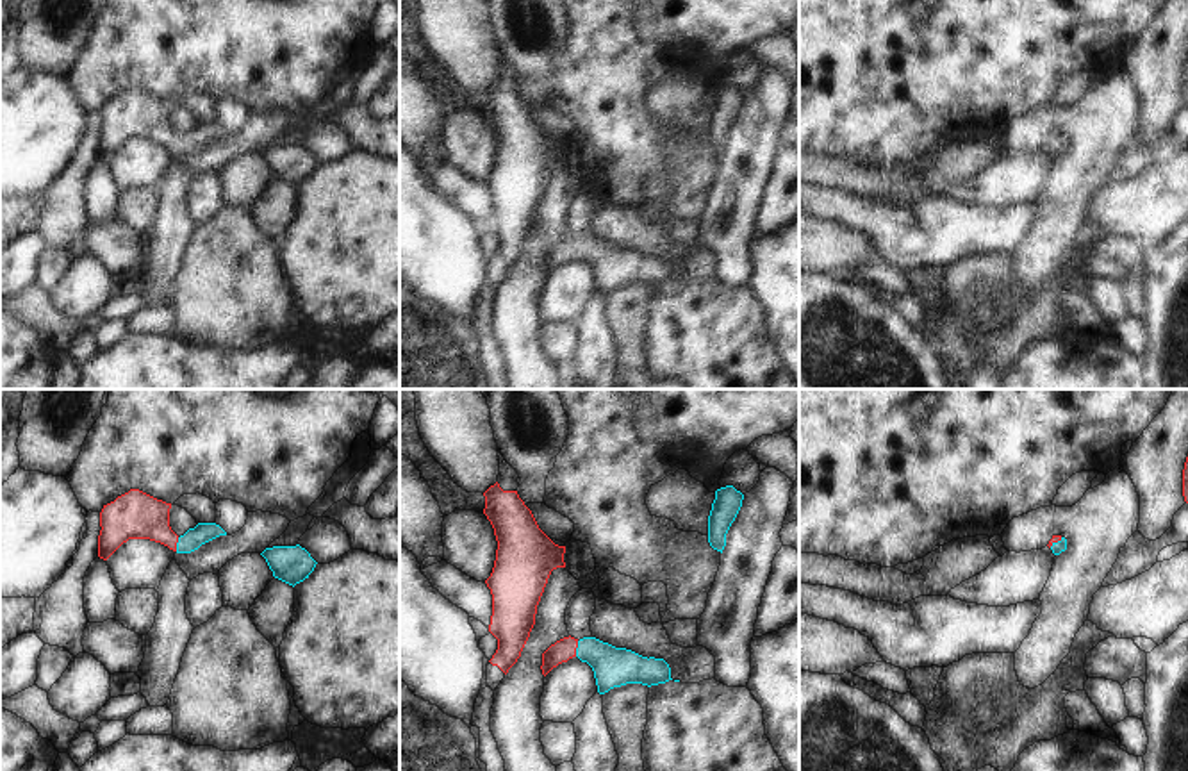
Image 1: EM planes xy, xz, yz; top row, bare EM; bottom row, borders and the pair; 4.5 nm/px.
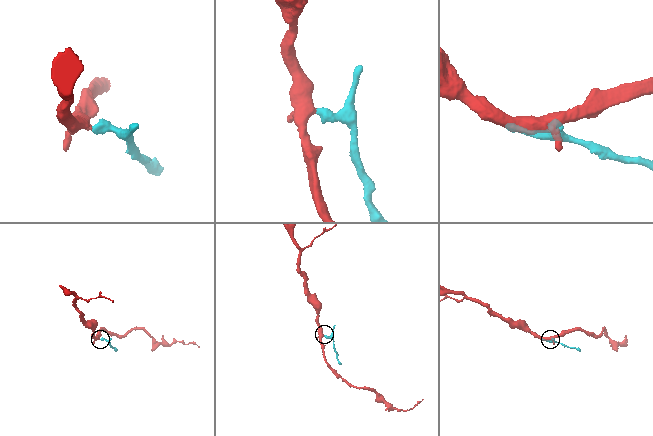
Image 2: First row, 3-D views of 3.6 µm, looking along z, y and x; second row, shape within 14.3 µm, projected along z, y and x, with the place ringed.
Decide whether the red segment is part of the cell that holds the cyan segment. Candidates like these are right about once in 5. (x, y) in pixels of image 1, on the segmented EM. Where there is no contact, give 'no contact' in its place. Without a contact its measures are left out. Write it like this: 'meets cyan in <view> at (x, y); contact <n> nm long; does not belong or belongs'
meets cyan in xz at (577, 648); contact 70 nm long; belongs

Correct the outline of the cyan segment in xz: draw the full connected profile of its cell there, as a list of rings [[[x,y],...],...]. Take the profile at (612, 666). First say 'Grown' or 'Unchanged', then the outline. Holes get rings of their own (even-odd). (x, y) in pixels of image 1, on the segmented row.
Grown. [[[564,637],[542,653],[542,675],[569,659],[578,657],[587,662],[596,678],[598,692],[605,694],[626,684],[658,685],[671,678],[671,667],[664,659],[642,657],[626,648],[615,648],[596,637]]]

